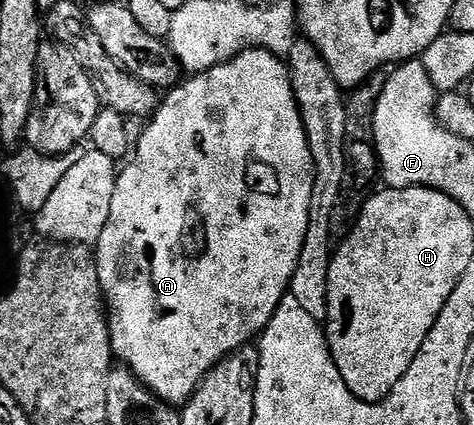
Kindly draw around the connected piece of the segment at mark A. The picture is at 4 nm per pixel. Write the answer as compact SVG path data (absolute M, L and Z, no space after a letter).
M246 48L227 64L213 66L207 72L188 75L162 97L127 162L116 175L109 222L105 222L105 230L101 230L99 243L93 248L97 274L103 287L103 299L109 313L111 351L120 365L130 368L132 374L162 400L172 406L183 406L216 364L221 363L232 352L250 345L266 330L281 298L288 295L293 270L297 270L297 258L301 258L301 246L309 230L315 163L293 94L291 72L286 63L265 49Z

